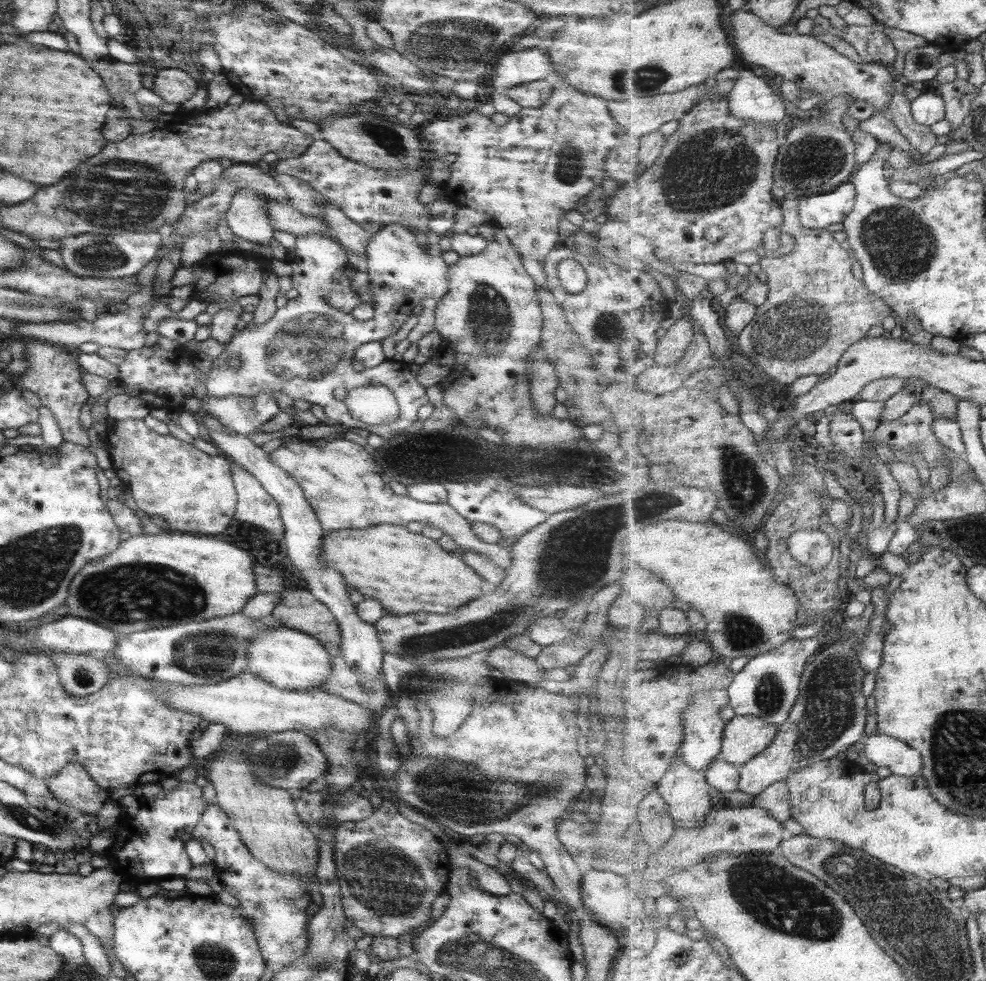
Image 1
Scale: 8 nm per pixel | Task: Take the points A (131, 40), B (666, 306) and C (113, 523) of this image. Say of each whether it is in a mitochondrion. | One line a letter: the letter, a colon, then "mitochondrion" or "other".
A: other
B: other
C: other

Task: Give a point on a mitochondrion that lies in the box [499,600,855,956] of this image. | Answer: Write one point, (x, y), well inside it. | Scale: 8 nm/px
(776, 898)

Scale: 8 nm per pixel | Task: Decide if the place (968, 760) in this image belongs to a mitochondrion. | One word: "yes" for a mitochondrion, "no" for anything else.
yes

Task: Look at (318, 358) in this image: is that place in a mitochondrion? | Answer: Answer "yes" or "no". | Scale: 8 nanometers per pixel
yes

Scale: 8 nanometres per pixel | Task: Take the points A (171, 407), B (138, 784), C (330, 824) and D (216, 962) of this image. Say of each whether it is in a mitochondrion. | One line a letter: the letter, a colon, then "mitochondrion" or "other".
A: other
B: other
C: other
D: mitochondrion

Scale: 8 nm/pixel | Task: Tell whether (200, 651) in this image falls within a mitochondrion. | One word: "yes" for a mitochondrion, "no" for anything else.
yes

